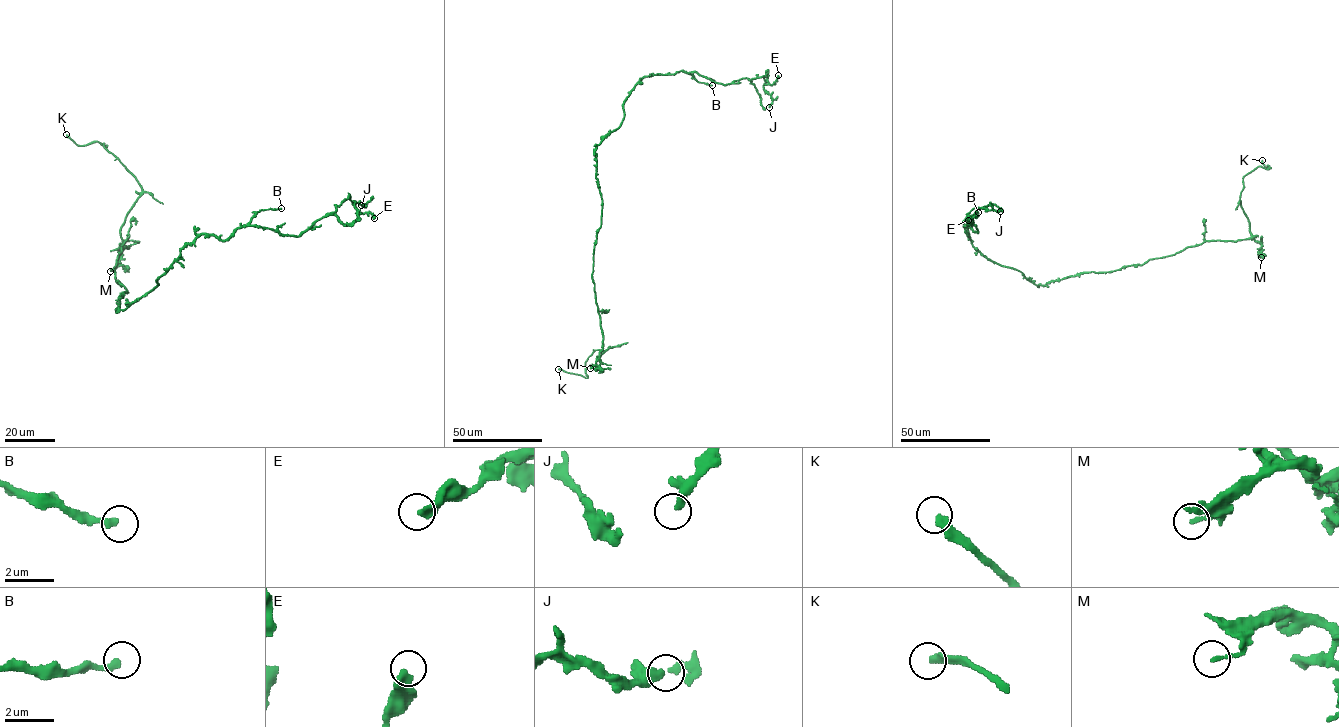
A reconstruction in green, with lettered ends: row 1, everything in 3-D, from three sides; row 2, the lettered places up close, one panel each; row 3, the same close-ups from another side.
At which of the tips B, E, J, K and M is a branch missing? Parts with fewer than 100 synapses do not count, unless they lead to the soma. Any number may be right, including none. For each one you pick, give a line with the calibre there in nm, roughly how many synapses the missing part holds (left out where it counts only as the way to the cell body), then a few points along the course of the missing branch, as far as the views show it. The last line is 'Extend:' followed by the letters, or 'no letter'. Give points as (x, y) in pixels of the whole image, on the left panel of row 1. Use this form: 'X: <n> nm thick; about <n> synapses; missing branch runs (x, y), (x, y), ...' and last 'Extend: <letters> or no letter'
K: 320 nm thick; missing branch runs (66, 134), (59, 132), (49, 144), (22, 147), (21, 151)
Extend: K

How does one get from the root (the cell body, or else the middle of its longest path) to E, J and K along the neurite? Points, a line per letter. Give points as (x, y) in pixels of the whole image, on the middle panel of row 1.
E: (597, 180), (594, 150), (620, 126), (641, 78), (682, 70), (727, 85), (766, 73), (772, 84), (778, 75)
J: (597, 180), (594, 150), (620, 126), (625, 100), (641, 78), (682, 70), (727, 85), (766, 73), (769, 107)
K: (597, 180), (602, 220), (592, 278), (602, 336), (597, 356), (612, 347), (588, 357), (587, 377), (558, 369)

